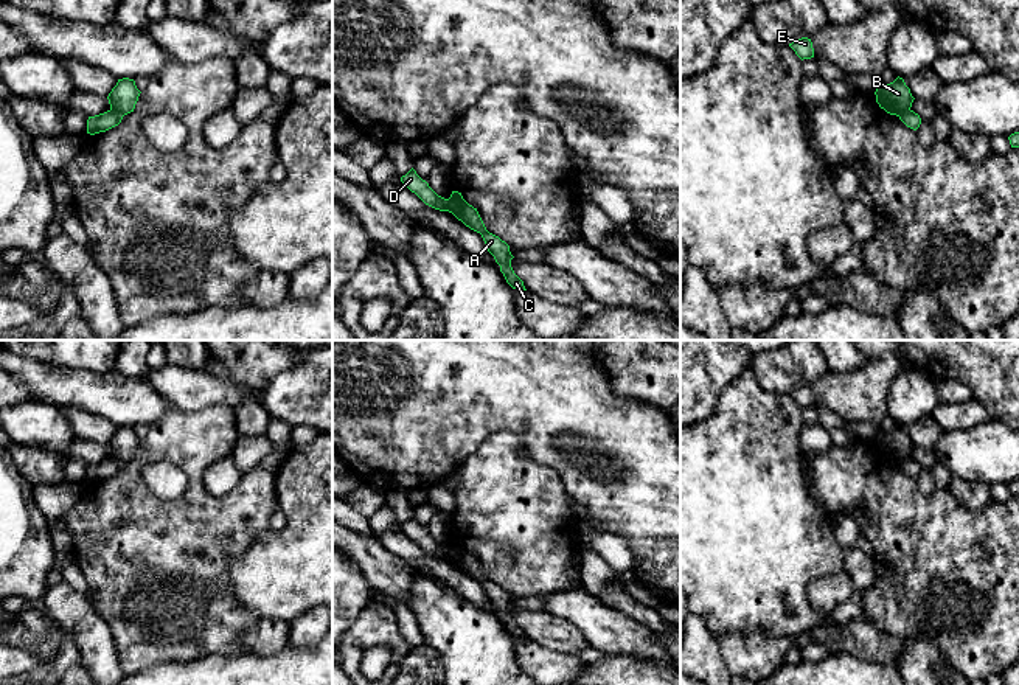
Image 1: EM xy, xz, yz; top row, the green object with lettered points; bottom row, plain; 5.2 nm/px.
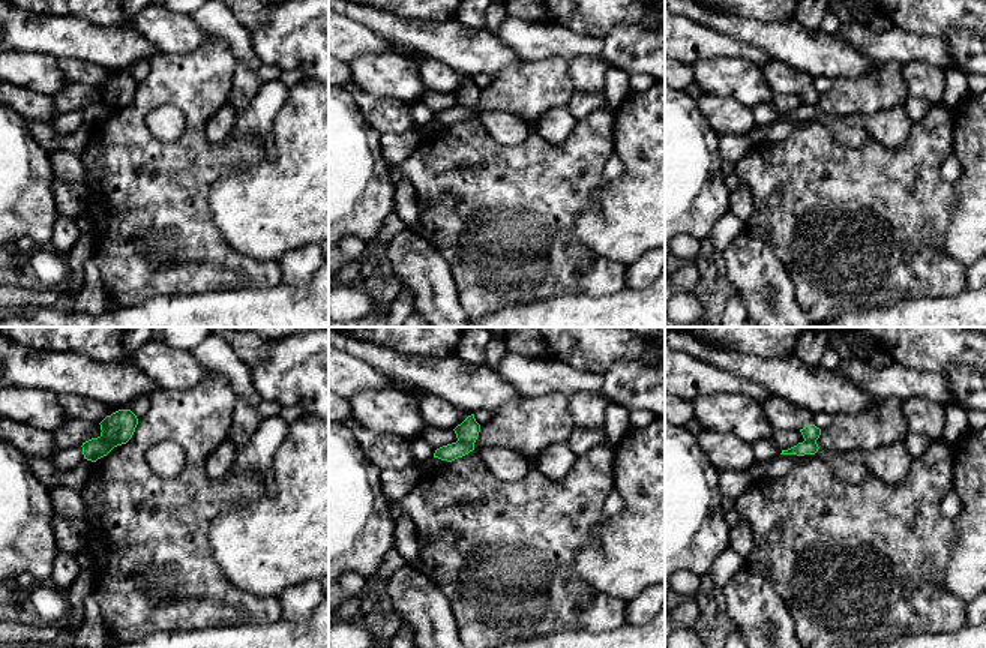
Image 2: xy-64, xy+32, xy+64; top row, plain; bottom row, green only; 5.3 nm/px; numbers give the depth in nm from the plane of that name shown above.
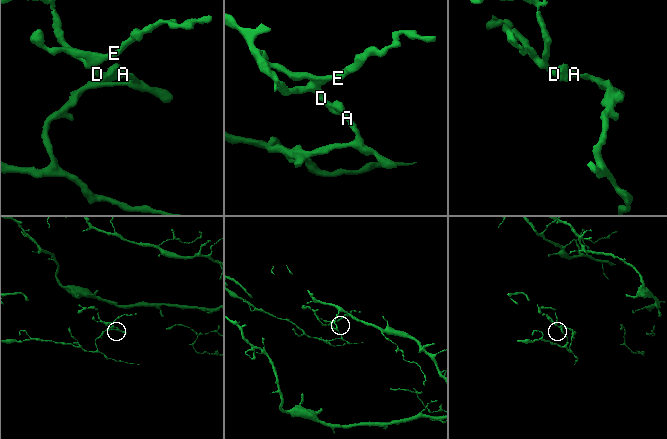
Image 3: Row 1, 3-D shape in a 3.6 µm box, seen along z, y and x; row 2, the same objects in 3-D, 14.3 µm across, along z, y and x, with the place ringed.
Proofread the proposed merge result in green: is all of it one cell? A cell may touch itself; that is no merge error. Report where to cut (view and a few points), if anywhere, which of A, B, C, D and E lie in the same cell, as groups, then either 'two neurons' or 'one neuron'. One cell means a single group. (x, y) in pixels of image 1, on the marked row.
cut in xy along (111, 109), (123, 115); A B C / D E; two neurons

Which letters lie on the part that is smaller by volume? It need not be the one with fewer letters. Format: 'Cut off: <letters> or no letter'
Cut off: D, E

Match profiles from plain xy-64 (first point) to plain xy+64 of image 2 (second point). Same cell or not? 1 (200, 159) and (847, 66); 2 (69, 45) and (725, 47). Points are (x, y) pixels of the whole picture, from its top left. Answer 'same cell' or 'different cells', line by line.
1: different cells
2: different cells

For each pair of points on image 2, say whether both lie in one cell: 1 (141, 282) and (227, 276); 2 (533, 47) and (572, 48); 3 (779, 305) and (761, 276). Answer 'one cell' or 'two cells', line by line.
1: one cell
2: one cell
3: one cell

